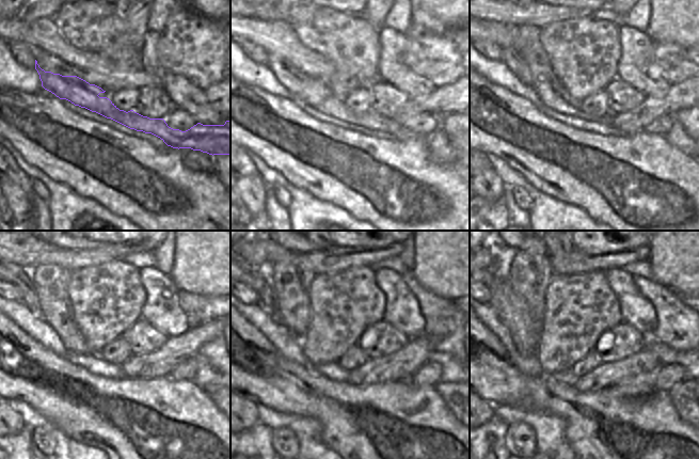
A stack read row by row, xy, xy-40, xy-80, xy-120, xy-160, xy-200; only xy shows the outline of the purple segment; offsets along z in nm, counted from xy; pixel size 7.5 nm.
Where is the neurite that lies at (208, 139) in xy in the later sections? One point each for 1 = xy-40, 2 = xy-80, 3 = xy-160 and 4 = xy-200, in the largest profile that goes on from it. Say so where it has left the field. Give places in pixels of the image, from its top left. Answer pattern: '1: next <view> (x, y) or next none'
1: next xy-40 (315, 92)
2: next xy-80 (551, 92)
3: next xy-160 (254, 277)
4: next xy-200 (491, 271)

